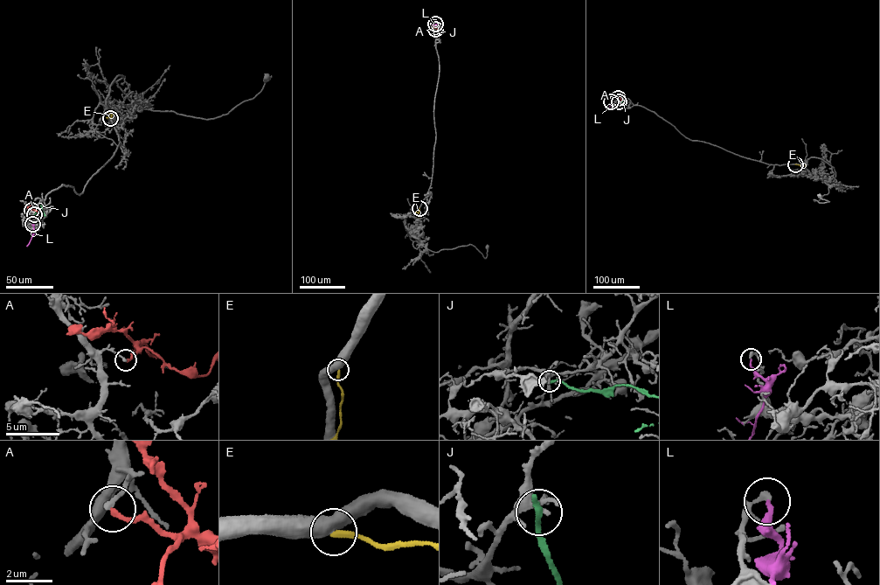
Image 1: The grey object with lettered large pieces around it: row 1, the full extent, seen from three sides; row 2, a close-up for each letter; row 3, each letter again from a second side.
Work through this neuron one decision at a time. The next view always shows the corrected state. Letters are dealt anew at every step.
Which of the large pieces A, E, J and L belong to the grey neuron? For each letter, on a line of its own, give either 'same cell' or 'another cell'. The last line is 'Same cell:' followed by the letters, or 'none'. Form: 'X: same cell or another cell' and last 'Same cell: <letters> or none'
A: another cell
E: another cell
J: another cell
L: another cell
Same cell: none

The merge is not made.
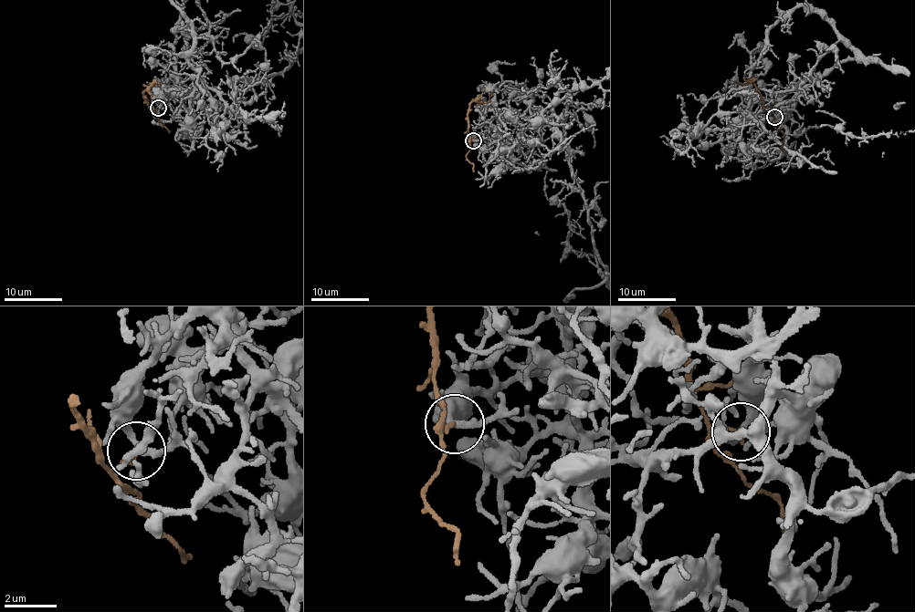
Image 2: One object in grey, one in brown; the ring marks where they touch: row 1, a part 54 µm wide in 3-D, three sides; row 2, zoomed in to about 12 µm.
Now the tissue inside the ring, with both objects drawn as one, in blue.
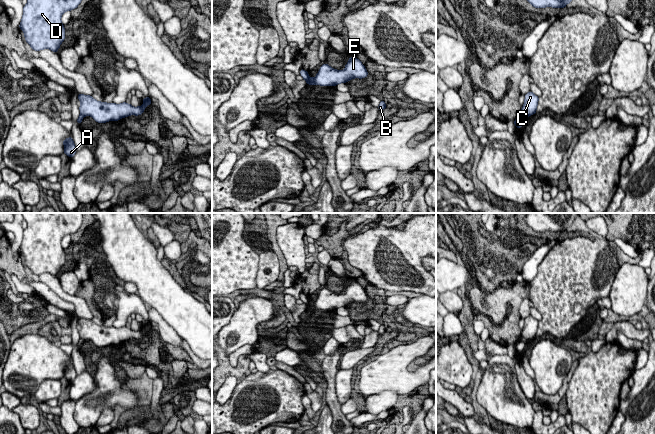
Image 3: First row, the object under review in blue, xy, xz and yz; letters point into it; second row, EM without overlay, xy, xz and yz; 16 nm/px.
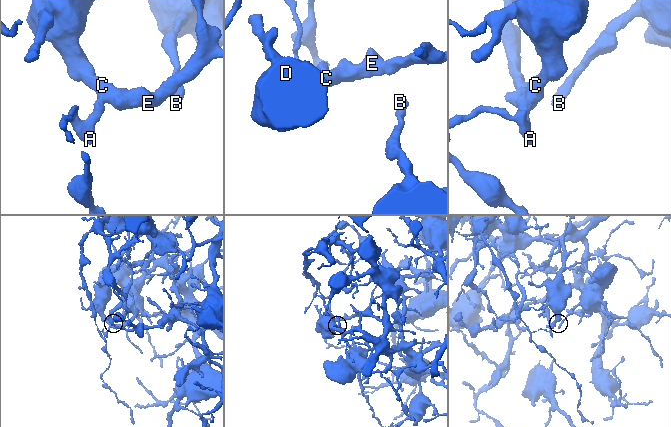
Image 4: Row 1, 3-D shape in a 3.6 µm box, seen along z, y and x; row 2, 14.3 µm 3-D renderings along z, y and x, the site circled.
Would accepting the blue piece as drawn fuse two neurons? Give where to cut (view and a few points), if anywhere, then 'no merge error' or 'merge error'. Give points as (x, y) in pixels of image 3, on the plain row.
cut yz (521, 335), (527, 340); merge error

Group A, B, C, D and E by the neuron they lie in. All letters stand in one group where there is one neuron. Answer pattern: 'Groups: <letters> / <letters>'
Groups: A / B C D E

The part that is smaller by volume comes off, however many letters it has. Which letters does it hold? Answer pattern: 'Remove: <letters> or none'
Remove: A

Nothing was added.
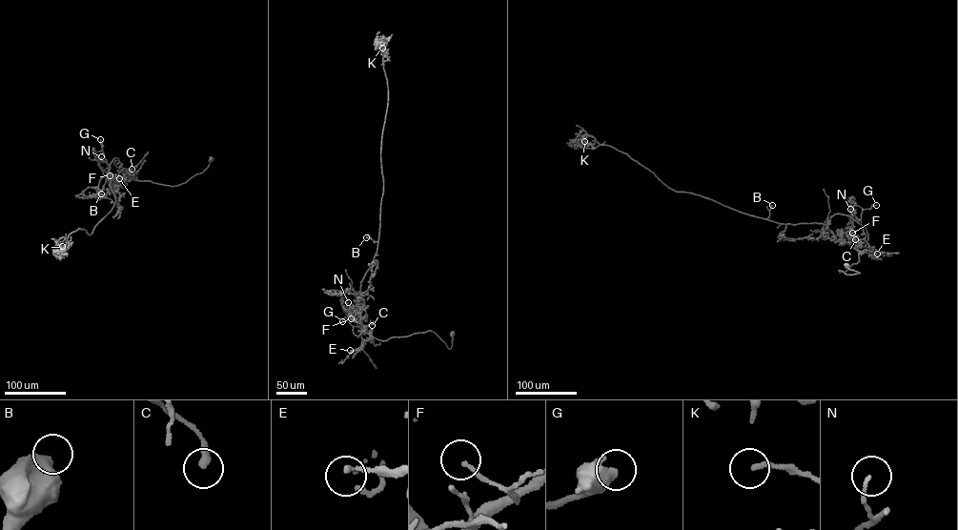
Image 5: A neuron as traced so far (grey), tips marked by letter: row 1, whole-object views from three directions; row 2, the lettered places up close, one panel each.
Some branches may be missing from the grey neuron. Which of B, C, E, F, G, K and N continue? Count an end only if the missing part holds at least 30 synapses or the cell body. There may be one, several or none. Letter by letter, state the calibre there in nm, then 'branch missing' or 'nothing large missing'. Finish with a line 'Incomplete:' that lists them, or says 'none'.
B: 650 nm | nothing large missing
C: 300 nm | nothing large missing
E: 180 nm | nothing large missing
F: 130 nm | nothing large missing
G: 600 nm | nothing large missing
K: 170 nm | nothing large missing
N: 110 nm | nothing large missing
Incomplete: none

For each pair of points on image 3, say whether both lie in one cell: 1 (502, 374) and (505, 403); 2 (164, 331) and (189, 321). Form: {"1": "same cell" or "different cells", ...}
{"1": "same cell", "2": "different cells"}

